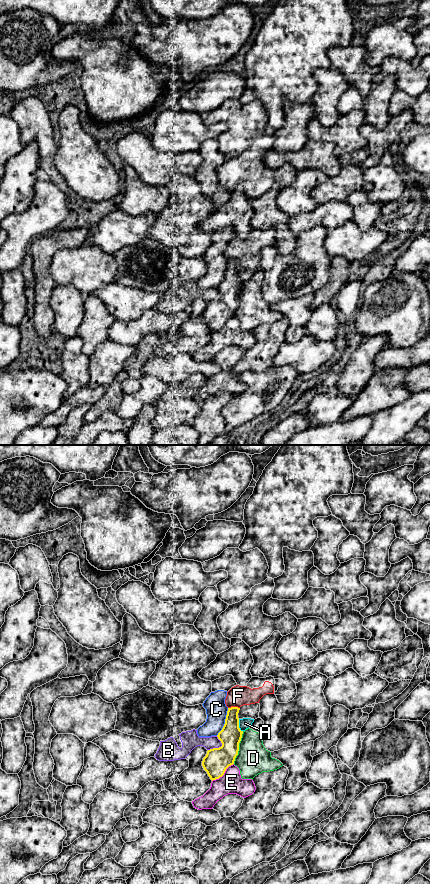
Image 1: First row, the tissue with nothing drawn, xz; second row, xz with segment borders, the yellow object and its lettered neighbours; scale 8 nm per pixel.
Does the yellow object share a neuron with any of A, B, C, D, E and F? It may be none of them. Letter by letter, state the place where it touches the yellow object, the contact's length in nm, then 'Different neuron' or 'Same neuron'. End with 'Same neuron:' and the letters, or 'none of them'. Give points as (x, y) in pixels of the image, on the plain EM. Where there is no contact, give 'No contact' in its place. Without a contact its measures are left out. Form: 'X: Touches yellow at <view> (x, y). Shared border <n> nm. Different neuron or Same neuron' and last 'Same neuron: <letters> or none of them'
A: Touches yellow at xz (238, 277). Shared border 110 nm. Different neuron
B: Touches yellow at xz (219, 299). Shared border 140 nm. Different neuron
C: Touches yellow at xz (225, 274). Shared border 240 nm. Different neuron
D: Touches yellow at xz (238, 299). Shared border 280 nm. Different neuron
E: Touches yellow at xz (223, 326). Shared border 220 nm. Different neuron
F: Touches yellow at xz (233, 259). Shared border 100 nm. Different neuron
Same neuron: none of them

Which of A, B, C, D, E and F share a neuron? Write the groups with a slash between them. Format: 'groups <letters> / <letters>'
groups A F / B / C / D / E

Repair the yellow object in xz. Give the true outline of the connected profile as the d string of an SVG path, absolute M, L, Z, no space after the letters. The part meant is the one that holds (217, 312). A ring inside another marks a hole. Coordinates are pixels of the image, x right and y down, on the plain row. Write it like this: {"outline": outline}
{"outline": "M238 259L228 260L225 276L217 287L222 298L208 302L203 310L202 318L212 333L222 329L238 307L243 286L239 280L239 262Z"}

